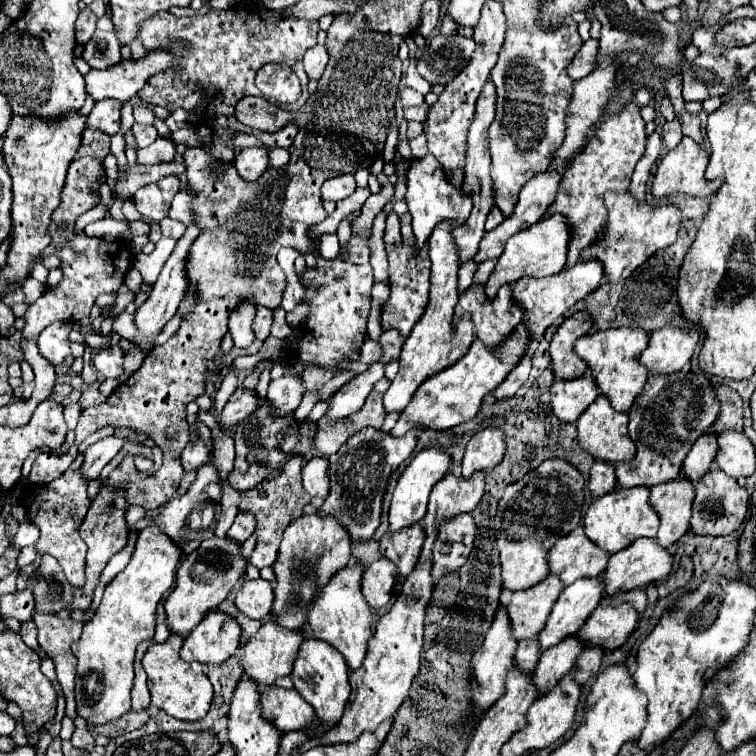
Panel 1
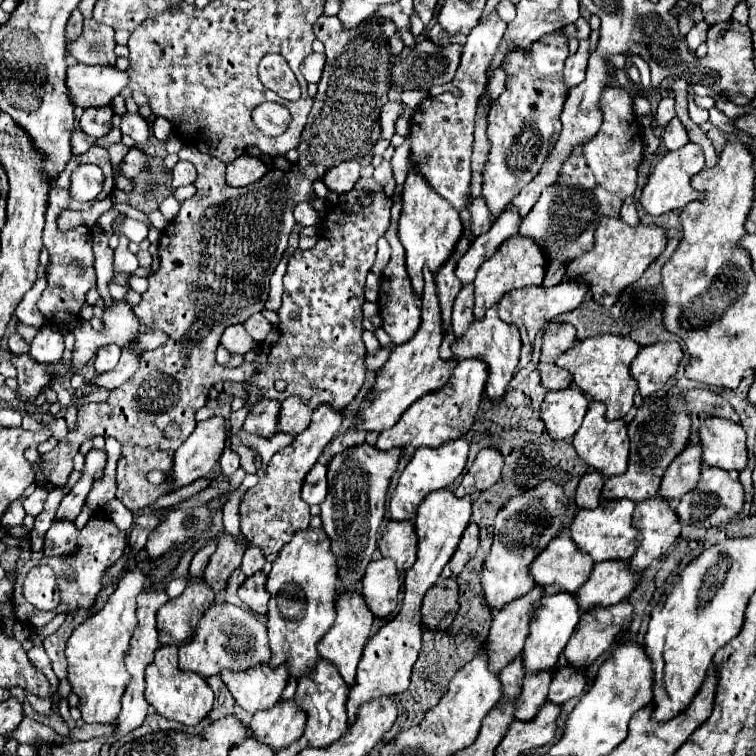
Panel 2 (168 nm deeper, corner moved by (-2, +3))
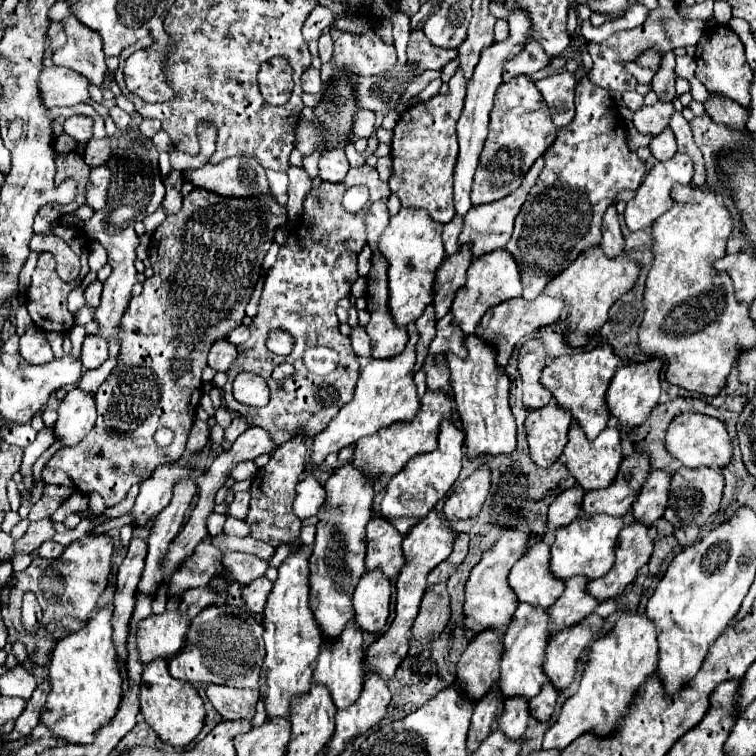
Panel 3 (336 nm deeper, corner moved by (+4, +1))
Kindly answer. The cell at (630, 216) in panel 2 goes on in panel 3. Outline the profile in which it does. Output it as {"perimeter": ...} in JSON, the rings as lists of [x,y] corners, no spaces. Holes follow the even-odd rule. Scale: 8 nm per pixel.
{"perimeter":[[[610,206],[610,210],[606,210],[602,224],[604,224],[602,226],[604,238],[602,238],[600,246],[604,248],[604,252],[608,256],[616,256],[624,248],[624,234],[620,230],[620,214],[618,214],[616,206]]]}

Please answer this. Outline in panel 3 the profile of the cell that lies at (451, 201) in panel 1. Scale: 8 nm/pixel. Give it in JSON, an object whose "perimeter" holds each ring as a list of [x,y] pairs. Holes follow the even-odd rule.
{"perimeter":[[[402,206],[396,216],[390,218],[388,228],[380,238],[380,252],[388,262],[388,282],[390,282],[390,312],[398,326],[414,322],[422,310],[434,298],[434,278],[436,270],[446,258],[442,242],[442,222],[430,218],[422,208]]]}

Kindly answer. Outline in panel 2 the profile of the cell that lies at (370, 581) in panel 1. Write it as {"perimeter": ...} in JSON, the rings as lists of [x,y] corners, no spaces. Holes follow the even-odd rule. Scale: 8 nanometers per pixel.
{"perimeter":[[[380,558],[368,564],[362,578],[362,596],[376,618],[388,618],[398,604],[400,576],[392,560]]]}

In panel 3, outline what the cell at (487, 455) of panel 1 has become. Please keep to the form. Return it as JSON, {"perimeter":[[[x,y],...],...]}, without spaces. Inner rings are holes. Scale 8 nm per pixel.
{"perimeter":[[[482,464],[464,482],[460,482],[454,488],[454,492],[450,492],[450,496],[444,502],[444,516],[448,520],[478,516],[488,490],[490,490],[490,468],[488,464]]]}

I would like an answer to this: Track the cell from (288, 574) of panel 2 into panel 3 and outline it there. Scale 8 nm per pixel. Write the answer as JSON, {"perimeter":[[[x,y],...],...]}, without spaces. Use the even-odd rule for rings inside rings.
{"perimeter":[[[304,544],[292,548],[290,556],[278,568],[278,578],[268,594],[268,602],[262,614],[264,616],[262,638],[266,646],[266,658],[262,666],[264,682],[260,682],[260,694],[266,704],[268,718],[276,718],[276,716],[288,718],[290,698],[310,690],[312,664],[316,662],[320,646],[324,642],[322,630],[318,628],[318,622],[310,610],[310,562],[308,562],[310,556],[312,550]]]}

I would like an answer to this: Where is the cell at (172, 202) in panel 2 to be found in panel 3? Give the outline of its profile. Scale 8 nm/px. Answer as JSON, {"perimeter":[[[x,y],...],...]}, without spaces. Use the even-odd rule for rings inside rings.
{"perimeter":[[[234,156],[218,164],[206,164],[200,170],[186,170],[184,180],[192,182],[196,188],[204,188],[228,198],[244,198],[264,194],[268,190],[264,168],[254,158],[246,156]]]}

